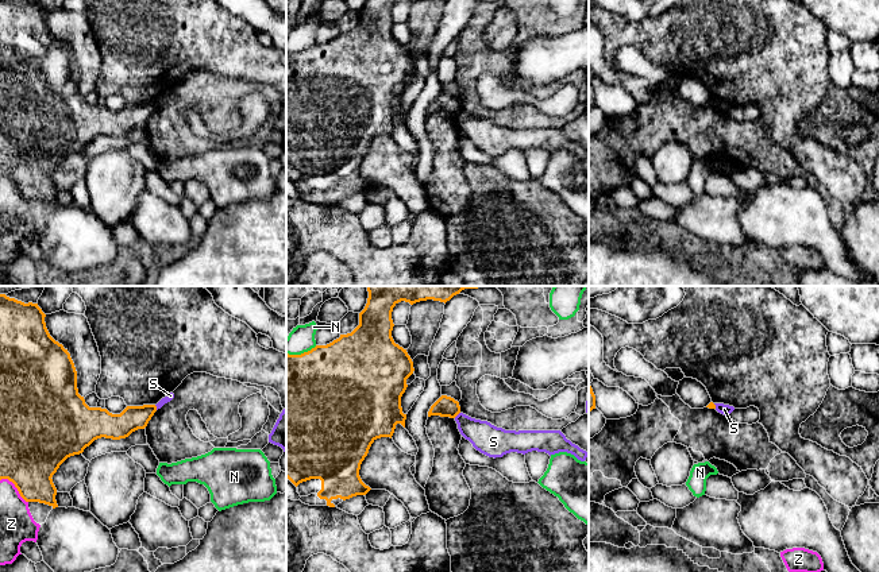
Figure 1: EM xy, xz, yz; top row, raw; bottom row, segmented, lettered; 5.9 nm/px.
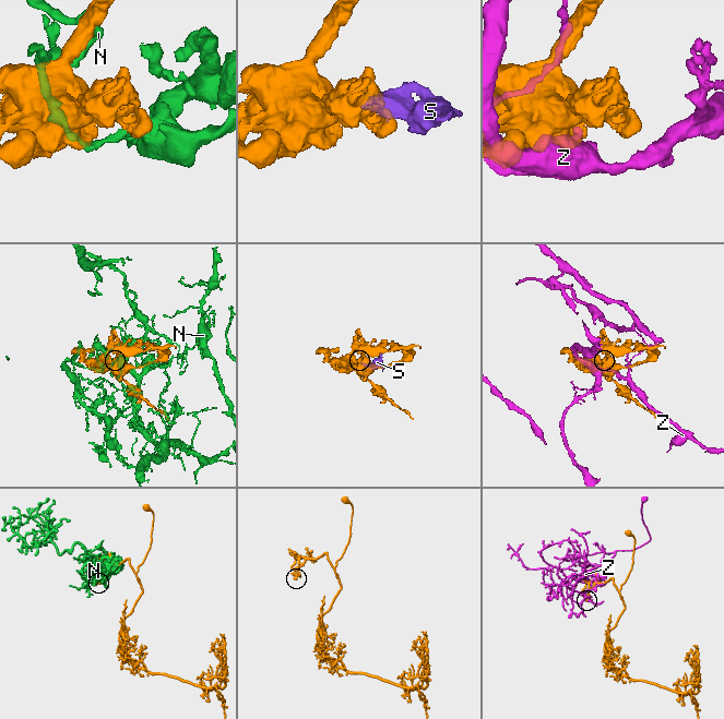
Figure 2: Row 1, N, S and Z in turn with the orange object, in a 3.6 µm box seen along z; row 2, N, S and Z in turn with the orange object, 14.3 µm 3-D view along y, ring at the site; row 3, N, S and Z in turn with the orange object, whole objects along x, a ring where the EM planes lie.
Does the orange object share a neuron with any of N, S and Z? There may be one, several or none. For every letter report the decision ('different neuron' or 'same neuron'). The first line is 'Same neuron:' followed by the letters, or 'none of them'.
Same neuron: none of them
N: different neuron
S: different neuron
Z: different neuron

